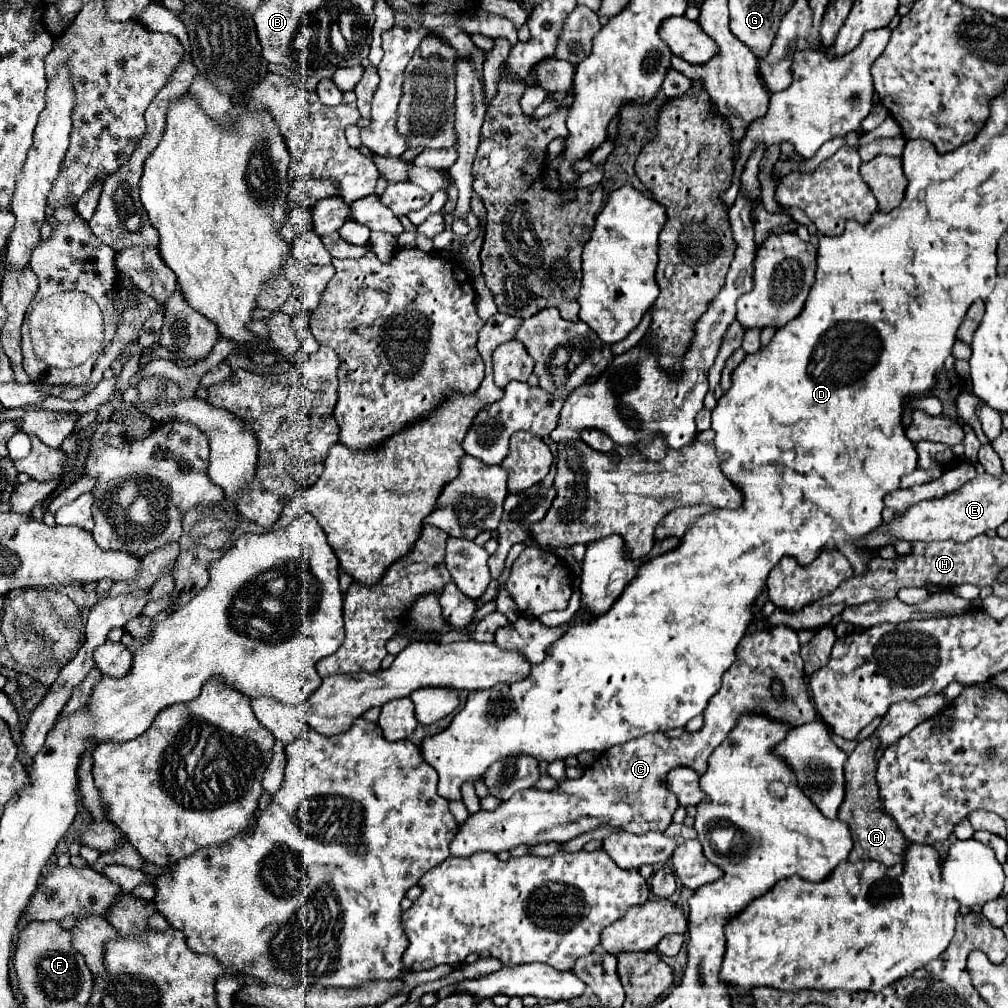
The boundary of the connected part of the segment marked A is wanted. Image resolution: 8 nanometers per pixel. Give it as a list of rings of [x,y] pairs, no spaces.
[[[865,739],[861,741],[855,751],[849,755],[849,761],[845,763],[845,799],[839,807],[839,819],[849,825],[851,837],[853,837],[853,851],[849,855],[851,861],[857,859],[875,859],[883,865],[891,867],[895,863],[903,861],[903,849],[907,845],[905,837],[897,829],[895,821],[891,821],[885,813],[881,813],[879,807],[879,787],[875,781],[875,751],[873,741]]]

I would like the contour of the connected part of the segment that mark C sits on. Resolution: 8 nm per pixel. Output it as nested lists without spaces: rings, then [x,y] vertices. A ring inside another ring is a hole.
[[[773,627],[761,633],[745,635],[740,640],[737,661],[725,671],[723,691],[711,697],[711,703],[705,709],[705,725],[699,731],[683,733],[677,739],[671,739],[665,733],[647,733],[637,741],[629,741],[629,745],[615,745],[613,749],[607,749],[591,767],[585,769],[579,779],[567,779],[551,793],[525,789],[515,793],[495,811],[477,811],[459,825],[453,841],[449,843],[449,853],[451,857],[471,857],[481,851],[497,855],[501,851],[511,851],[521,843],[565,843],[599,825],[621,827],[637,835],[649,831],[663,833],[671,825],[677,809],[677,799],[669,795],[669,789],[663,785],[669,769],[691,767],[699,775],[705,773],[709,755],[727,739],[737,717],[747,711],[767,711],[769,717],[787,721],[791,725],[803,725],[815,719],[815,709],[809,701],[803,675],[803,659],[799,659],[799,641],[793,629]],[[737,677],[741,677],[741,681],[735,681]],[[771,679],[783,681],[787,693],[785,703],[777,703],[771,697]]]

